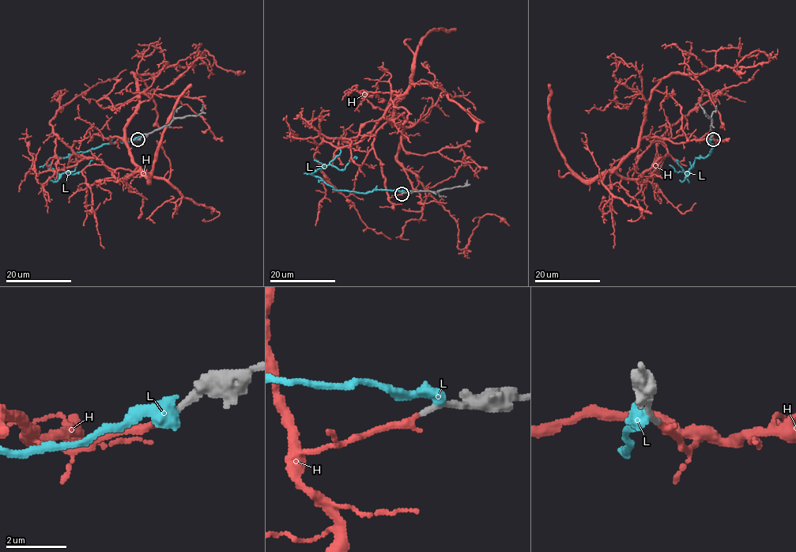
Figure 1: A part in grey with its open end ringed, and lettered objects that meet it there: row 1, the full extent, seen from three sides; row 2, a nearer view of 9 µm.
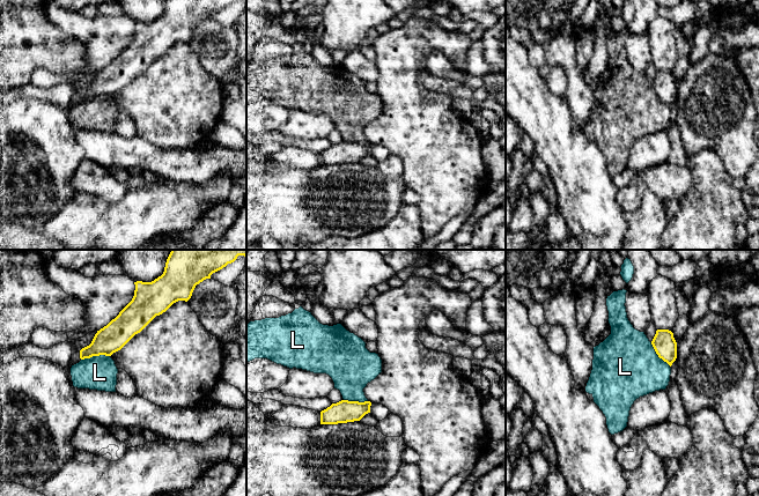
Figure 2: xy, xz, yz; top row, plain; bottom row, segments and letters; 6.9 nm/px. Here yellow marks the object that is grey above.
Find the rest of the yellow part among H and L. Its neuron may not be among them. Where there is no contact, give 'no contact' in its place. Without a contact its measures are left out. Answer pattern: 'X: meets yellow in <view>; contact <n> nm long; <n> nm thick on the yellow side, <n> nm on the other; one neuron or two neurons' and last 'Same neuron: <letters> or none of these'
H: no contact; one neuron
L: meets yellow in xy; contact 200 nm long; 190 nm thick on the yellow side, 240 nm on the other; two neurons
Same neuron: H

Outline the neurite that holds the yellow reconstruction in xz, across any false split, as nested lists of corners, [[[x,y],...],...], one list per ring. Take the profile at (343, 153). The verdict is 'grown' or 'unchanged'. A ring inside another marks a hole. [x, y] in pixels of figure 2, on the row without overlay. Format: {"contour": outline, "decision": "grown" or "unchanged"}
{"contour": [[[341,141],[320,153],[320,165],[338,165],[360,162],[370,154],[370,142],[359,143]]], "decision": "unchanged"}

